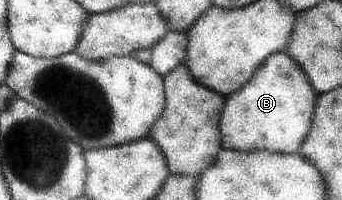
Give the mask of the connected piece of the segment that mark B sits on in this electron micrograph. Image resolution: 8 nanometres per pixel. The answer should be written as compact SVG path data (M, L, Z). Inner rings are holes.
M288 53L274 54L274 58L258 70L250 86L244 86L238 94L234 94L234 98L229 97L226 101L226 114L222 113L221 120L222 148L246 152L300 152L316 106L316 92L304 72Z

